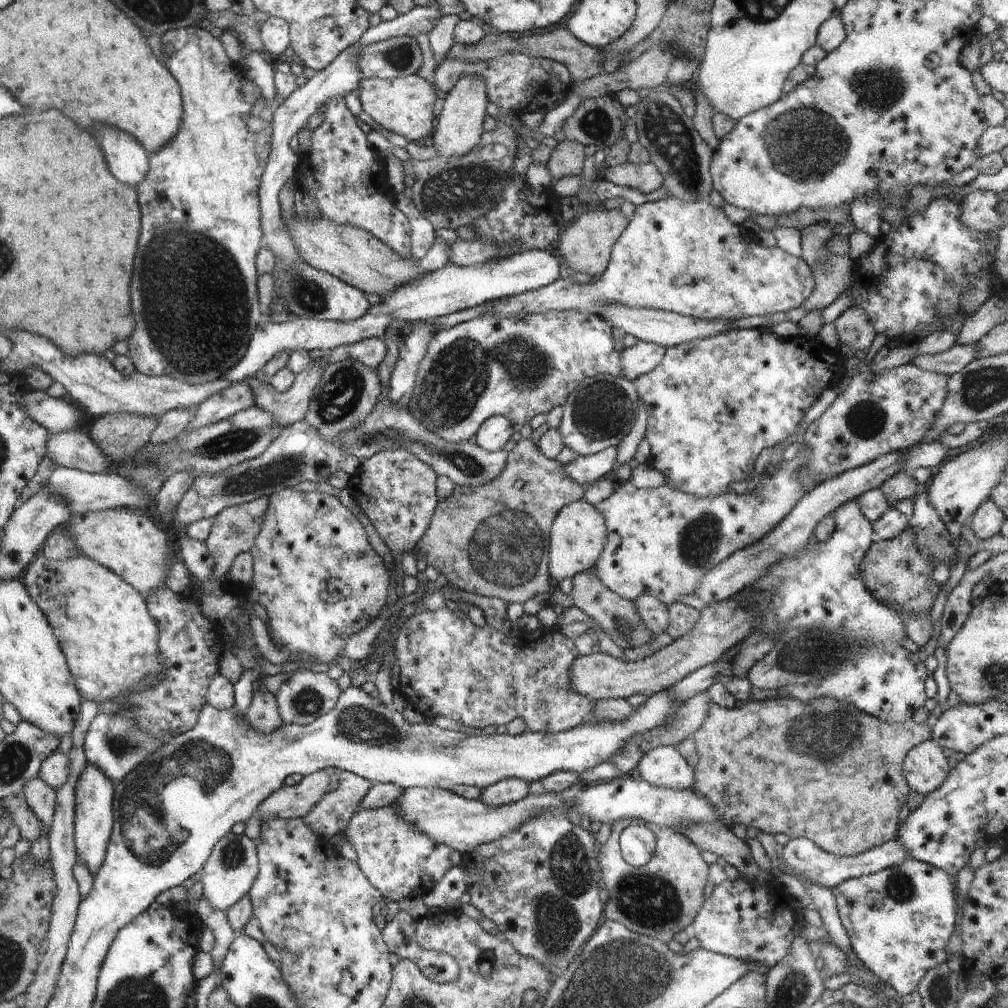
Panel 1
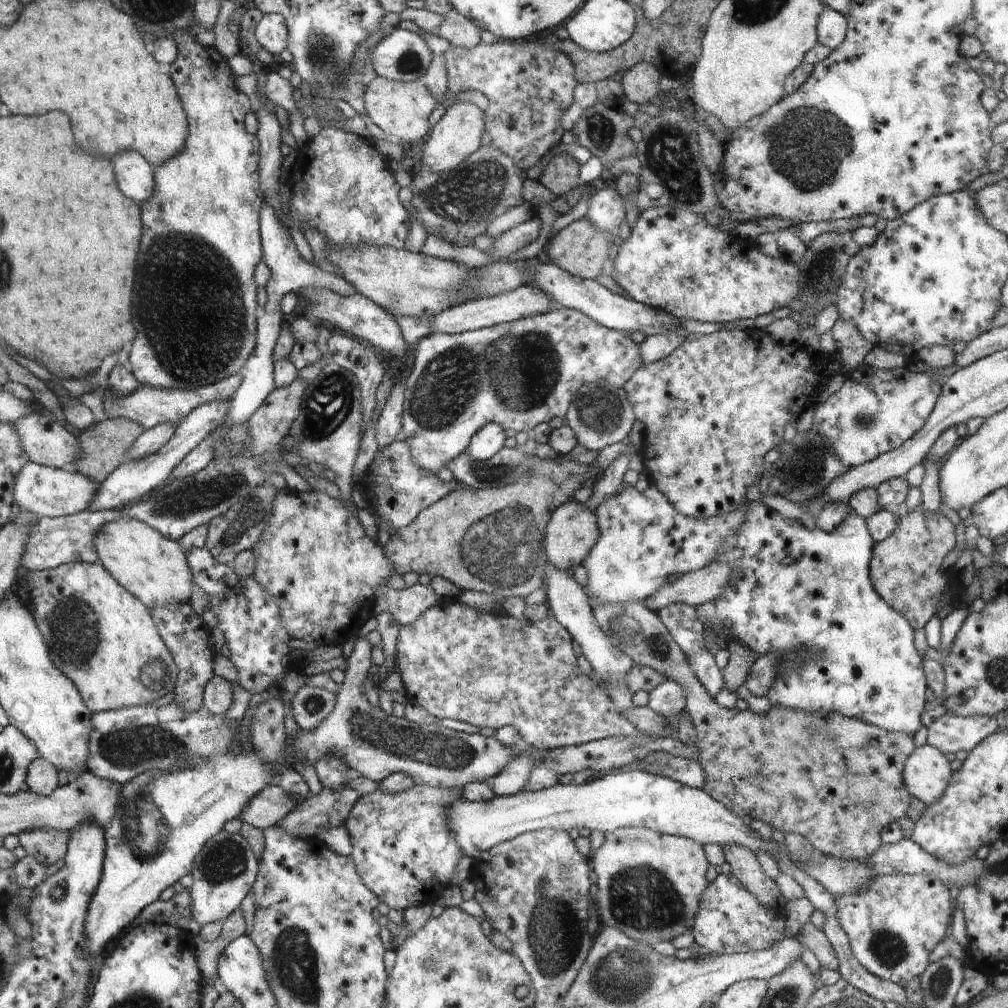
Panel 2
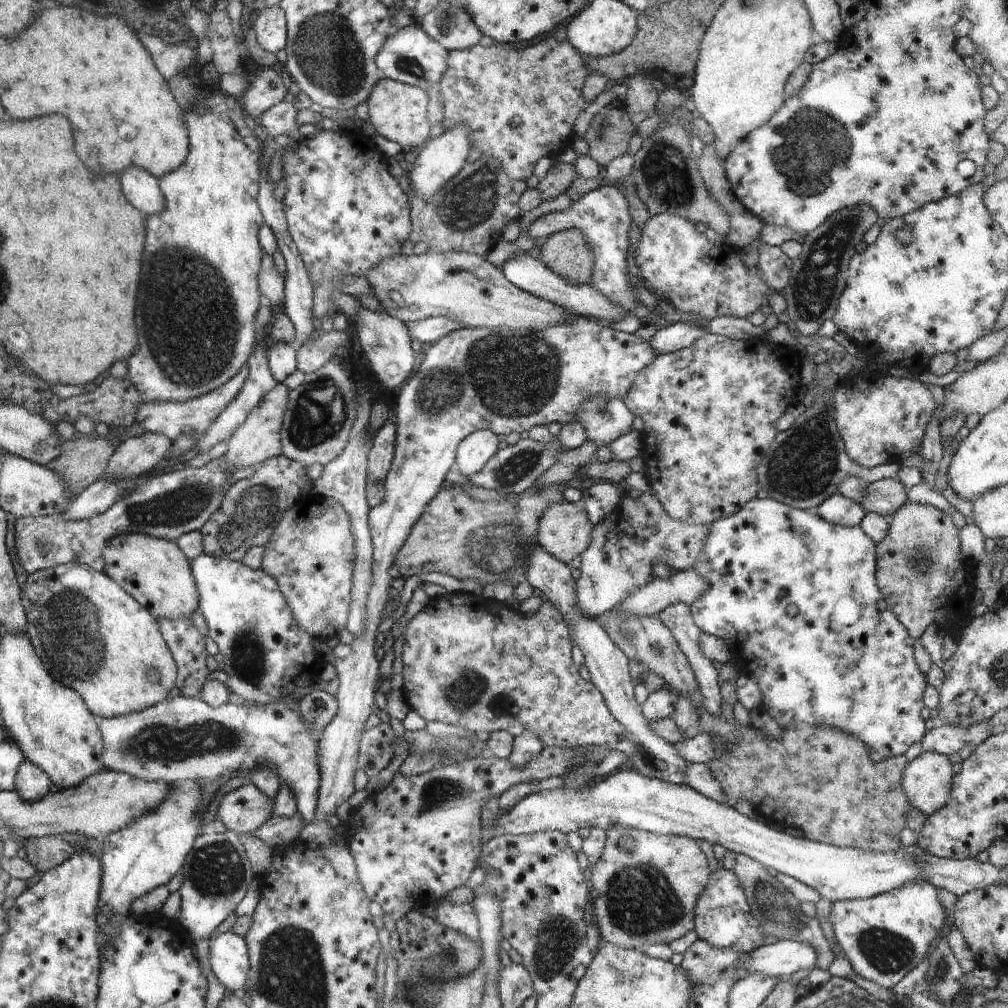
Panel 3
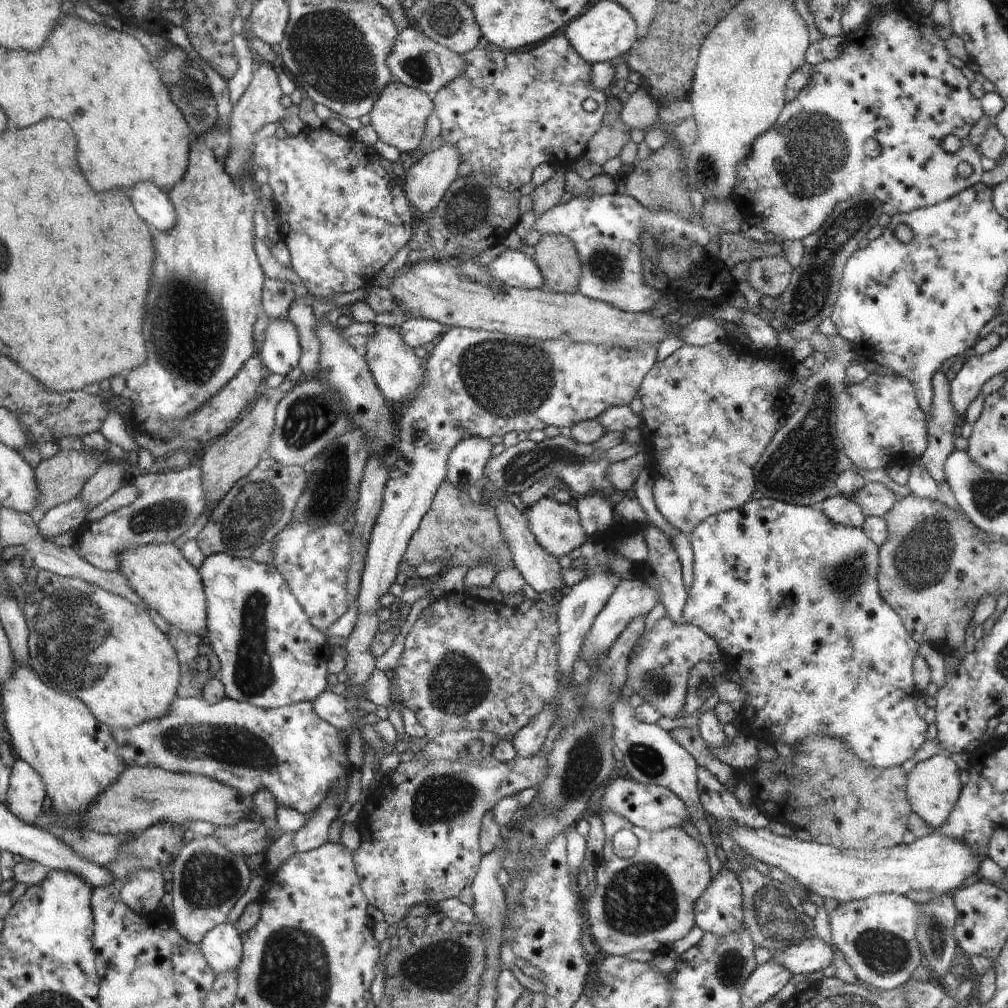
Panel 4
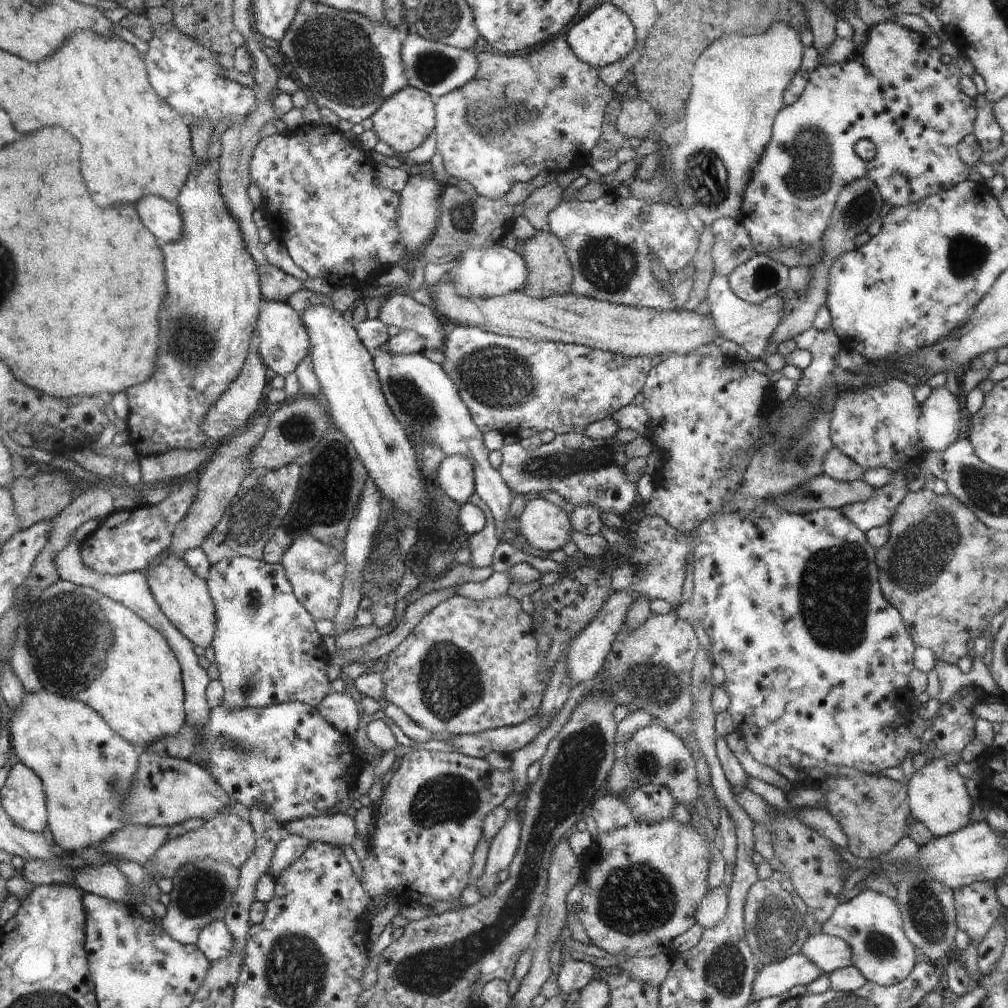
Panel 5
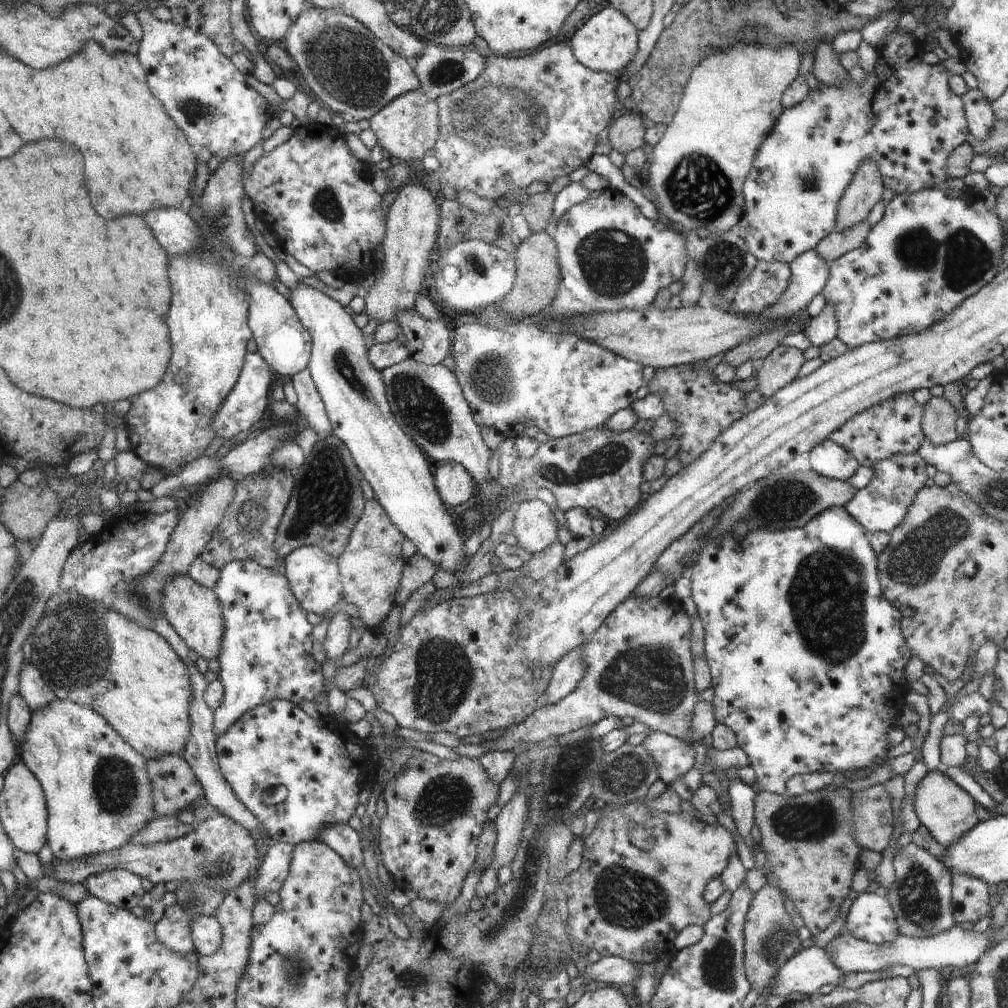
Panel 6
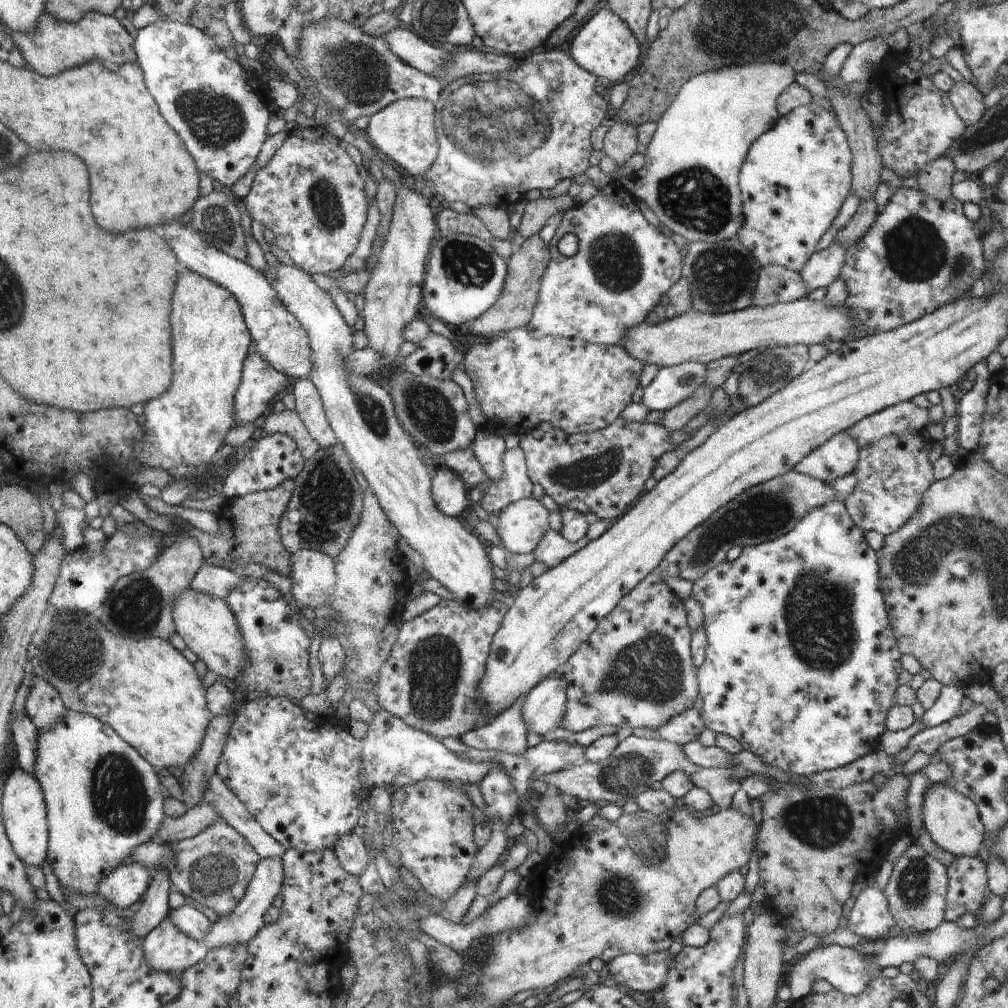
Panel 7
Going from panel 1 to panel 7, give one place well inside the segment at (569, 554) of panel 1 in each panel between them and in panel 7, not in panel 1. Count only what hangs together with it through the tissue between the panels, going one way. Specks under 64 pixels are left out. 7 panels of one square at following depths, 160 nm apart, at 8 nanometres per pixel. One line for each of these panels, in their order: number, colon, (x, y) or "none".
2: (573, 531)
3: (564, 530)
4: (557, 526)
5: (543, 525)
6: (534, 526)
7: (522, 525)

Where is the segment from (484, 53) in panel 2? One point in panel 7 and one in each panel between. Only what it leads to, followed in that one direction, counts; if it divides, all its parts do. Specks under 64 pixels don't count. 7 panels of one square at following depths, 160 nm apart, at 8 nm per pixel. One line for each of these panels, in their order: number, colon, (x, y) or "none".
3: (520, 105)
4: (508, 113)
5: (520, 114)
6: (537, 116)
7: (549, 105)

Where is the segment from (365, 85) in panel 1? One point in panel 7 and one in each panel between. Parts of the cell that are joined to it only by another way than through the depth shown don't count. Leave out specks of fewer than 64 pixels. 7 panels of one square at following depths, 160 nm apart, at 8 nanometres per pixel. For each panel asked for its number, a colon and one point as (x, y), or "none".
2: (401, 109)
3: (398, 111)
4: (400, 116)
5: (404, 121)
6: (408, 125)
7: (405, 131)

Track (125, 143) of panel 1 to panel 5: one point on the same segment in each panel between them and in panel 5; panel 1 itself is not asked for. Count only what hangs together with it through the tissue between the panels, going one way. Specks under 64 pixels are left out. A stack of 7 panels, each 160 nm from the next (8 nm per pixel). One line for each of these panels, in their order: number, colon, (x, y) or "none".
2: (136, 176)
3: (143, 190)
4: (154, 204)
5: (161, 216)

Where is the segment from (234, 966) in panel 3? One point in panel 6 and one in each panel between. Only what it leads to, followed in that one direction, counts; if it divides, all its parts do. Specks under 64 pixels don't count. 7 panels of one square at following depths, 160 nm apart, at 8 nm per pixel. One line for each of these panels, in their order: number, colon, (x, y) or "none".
4: (223, 946)
5: (216, 941)
6: (207, 931)

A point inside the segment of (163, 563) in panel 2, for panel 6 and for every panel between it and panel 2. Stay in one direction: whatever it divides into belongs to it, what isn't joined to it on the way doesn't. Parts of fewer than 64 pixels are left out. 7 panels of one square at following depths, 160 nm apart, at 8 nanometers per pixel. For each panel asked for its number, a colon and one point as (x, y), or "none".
3: (155, 571)
4: (167, 583)
5: (184, 597)
6: (194, 611)

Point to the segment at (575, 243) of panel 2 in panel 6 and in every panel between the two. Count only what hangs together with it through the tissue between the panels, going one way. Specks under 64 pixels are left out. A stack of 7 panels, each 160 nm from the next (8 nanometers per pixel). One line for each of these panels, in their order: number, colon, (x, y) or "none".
3: (567, 252)
4: (556, 255)
5: (551, 273)
6: (539, 274)

